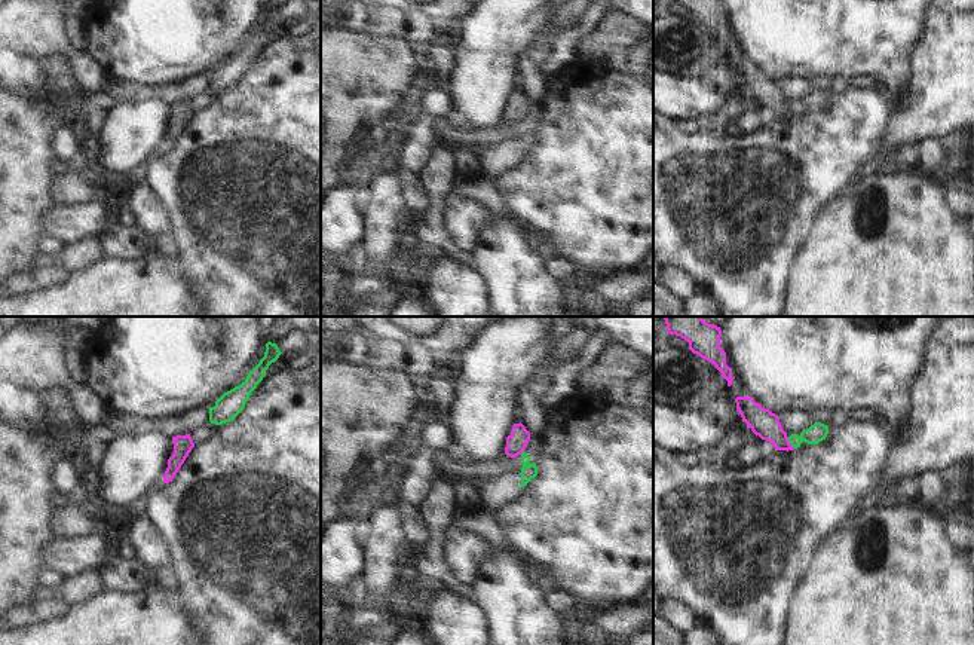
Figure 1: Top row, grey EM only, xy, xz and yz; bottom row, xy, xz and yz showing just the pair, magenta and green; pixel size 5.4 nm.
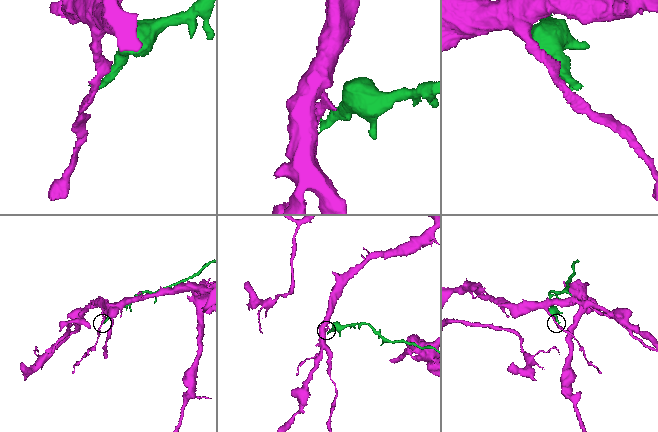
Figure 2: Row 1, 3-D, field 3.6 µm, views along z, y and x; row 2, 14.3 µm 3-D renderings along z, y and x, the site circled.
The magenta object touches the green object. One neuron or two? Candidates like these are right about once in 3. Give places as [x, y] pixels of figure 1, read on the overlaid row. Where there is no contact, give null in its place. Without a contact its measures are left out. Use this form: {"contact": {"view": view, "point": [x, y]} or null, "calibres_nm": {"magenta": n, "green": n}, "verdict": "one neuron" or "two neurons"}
{"contact": {"view": "yz", "point": [789, 443]}, "calibres_nm": {"magenta": 150, "green": 100}, "verdict": "two neurons"}

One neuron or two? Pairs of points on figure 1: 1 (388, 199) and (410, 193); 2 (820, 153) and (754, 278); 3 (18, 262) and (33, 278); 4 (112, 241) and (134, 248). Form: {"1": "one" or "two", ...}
{"1": "two", "2": "one", "3": "two", "4": "one"}

